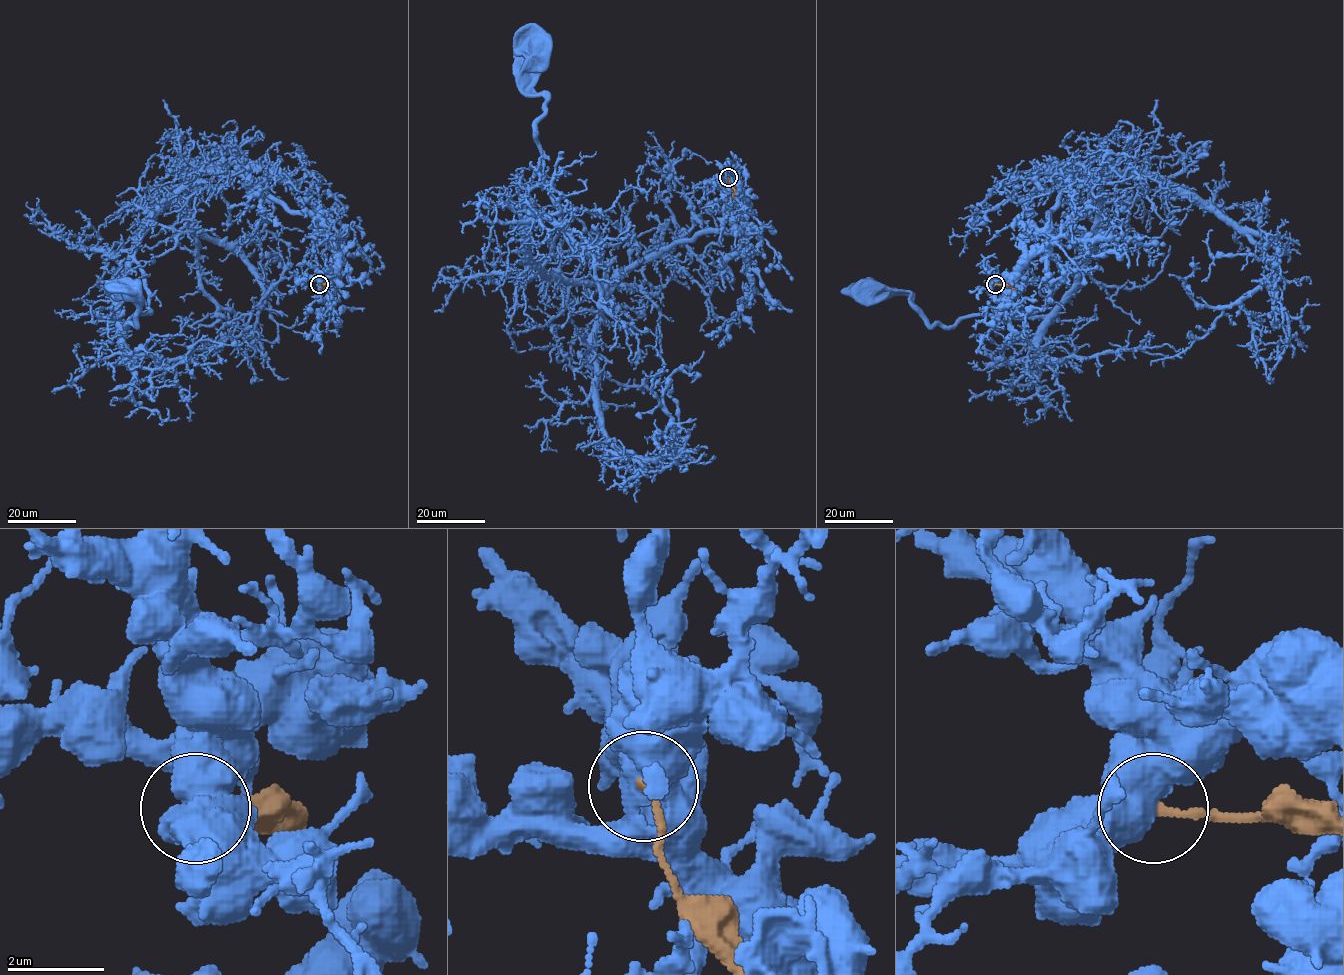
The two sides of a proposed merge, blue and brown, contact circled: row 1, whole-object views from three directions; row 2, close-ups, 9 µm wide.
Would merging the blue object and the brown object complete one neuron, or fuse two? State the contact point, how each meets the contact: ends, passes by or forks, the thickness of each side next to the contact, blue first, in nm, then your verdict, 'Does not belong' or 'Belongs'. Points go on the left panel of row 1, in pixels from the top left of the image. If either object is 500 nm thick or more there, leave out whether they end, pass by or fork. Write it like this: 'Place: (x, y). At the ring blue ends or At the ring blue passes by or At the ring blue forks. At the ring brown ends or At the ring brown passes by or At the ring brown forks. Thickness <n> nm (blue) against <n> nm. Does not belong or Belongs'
Place: (319, 284). Thickness 850 nm (blue) against 180 nm. Does not belong

